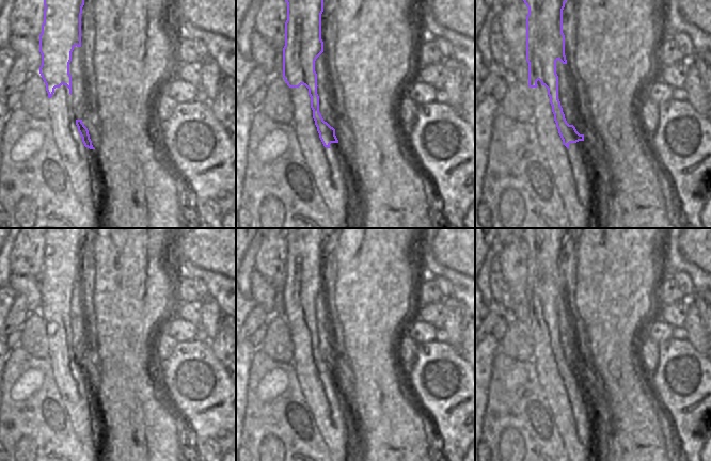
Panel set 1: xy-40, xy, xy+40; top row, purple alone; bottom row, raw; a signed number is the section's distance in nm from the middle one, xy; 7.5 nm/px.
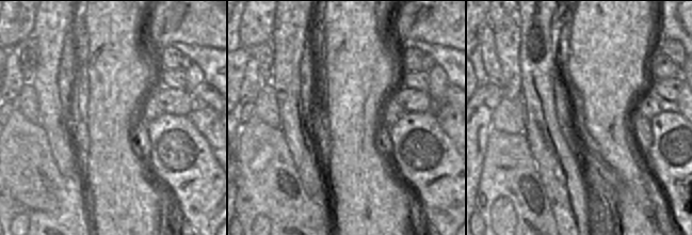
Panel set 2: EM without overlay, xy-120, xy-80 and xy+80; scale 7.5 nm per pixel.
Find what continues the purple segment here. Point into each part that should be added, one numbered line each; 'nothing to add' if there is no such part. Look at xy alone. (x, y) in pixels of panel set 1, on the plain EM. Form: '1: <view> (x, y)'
1: xy (329, 407)

